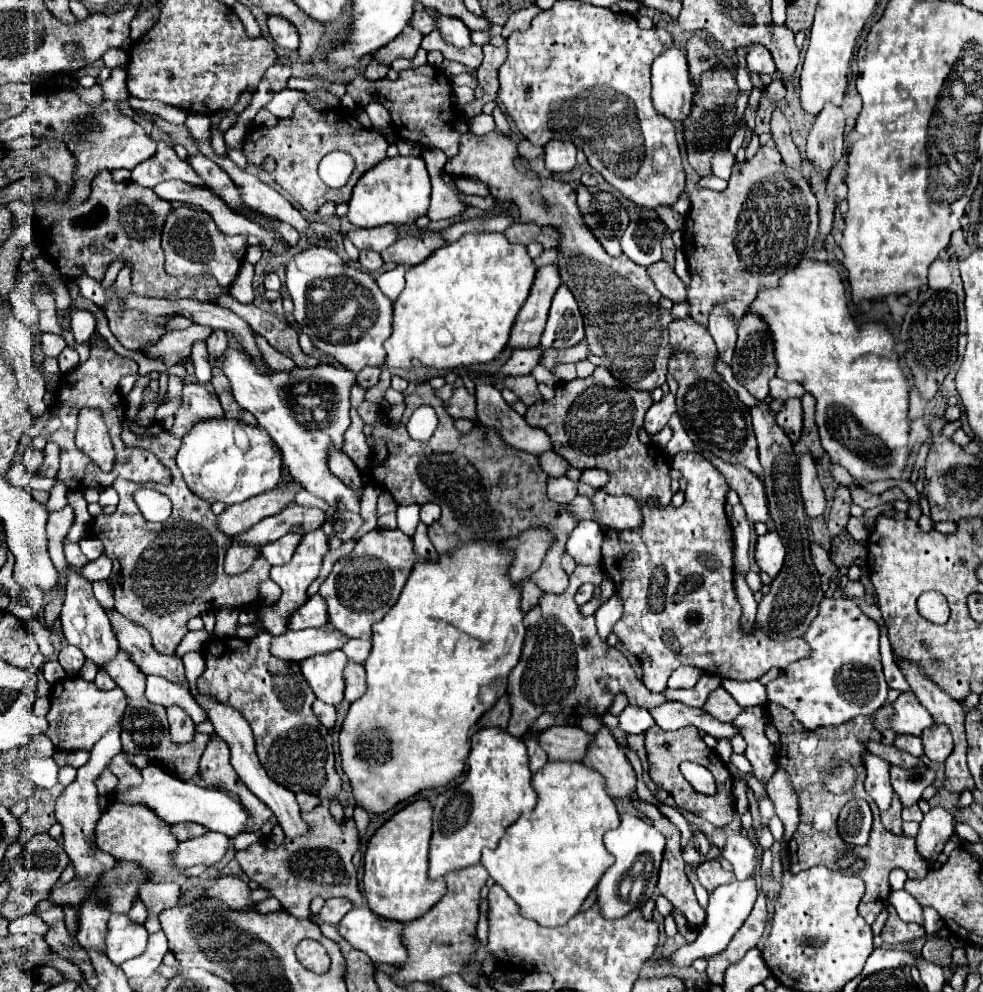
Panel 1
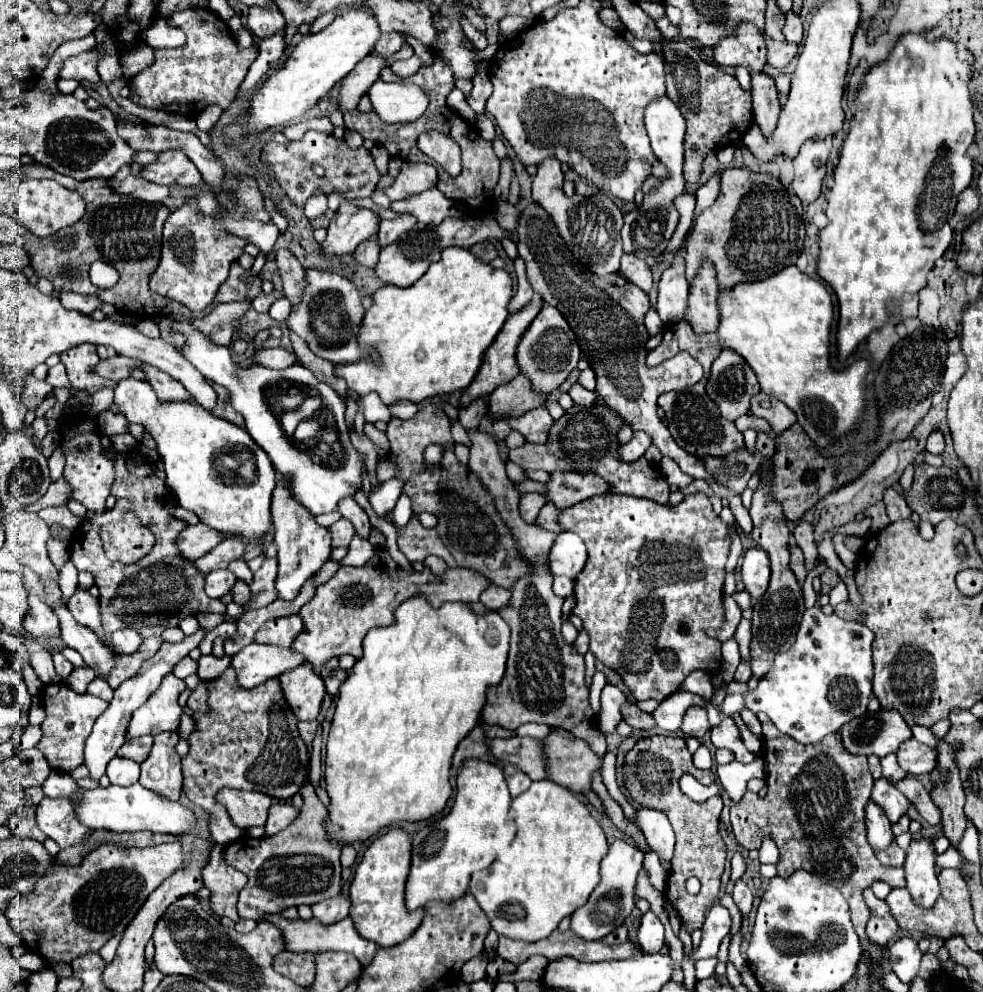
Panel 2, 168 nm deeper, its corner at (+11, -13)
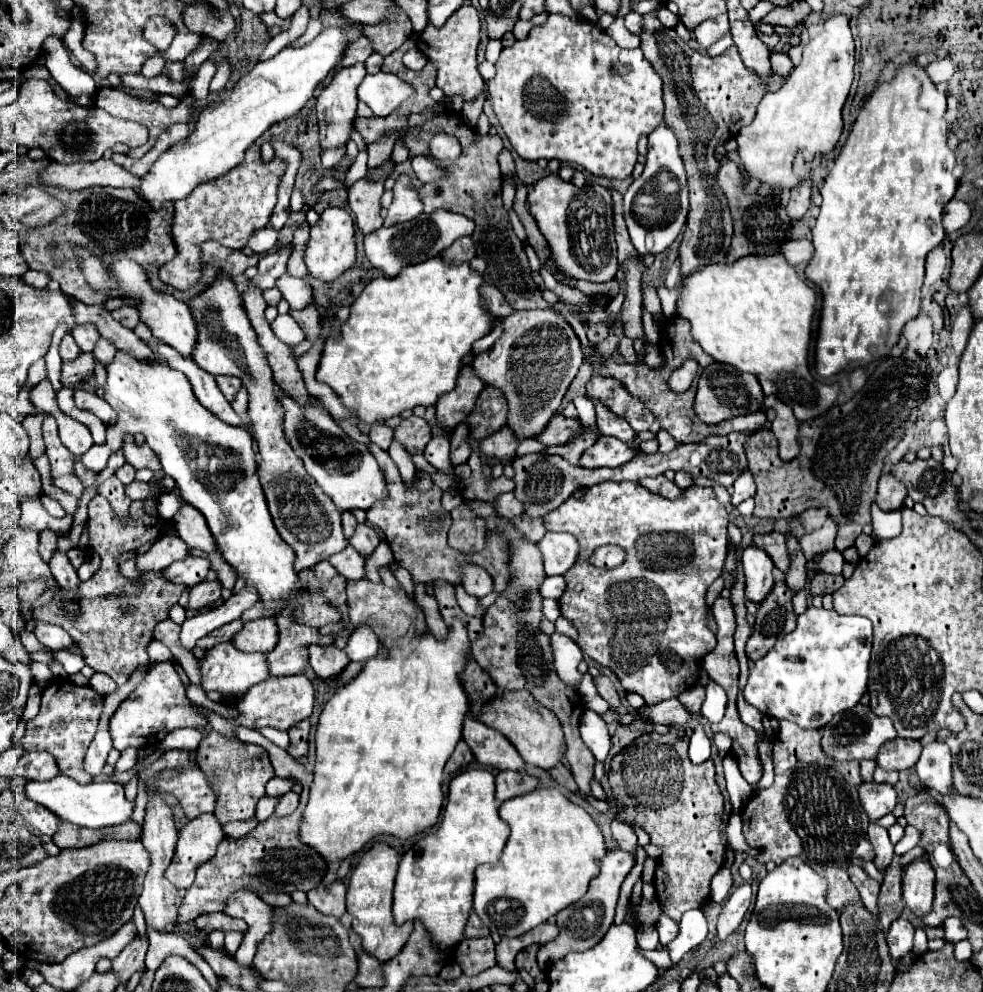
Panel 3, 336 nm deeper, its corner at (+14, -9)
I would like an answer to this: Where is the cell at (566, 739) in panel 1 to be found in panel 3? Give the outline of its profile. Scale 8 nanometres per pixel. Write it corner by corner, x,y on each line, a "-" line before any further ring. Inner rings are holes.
470,714
464,718
462,738
480,764
498,770
522,770
526,764
516,748
502,734
474,720

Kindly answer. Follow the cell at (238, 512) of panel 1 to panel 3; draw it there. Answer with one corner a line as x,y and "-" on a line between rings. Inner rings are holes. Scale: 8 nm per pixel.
160,536
152,548
136,558
136,570
150,572
150,570
162,570
170,566
176,560
184,560
188,556
188,546
182,538
176,536

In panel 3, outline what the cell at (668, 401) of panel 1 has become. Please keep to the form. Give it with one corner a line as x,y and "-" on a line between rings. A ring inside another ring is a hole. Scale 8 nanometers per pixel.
600,436
580,458
580,468
618,468
634,458
636,450
612,436

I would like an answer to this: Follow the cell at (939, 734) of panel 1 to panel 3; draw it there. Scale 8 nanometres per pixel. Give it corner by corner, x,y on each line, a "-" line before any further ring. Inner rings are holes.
894,738
878,750
876,764
882,766
882,770
896,770
896,772
908,770
914,768
914,764
920,758
920,752
922,752
920,742

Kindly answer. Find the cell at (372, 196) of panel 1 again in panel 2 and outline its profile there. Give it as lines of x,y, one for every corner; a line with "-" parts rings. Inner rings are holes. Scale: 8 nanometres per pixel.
345,202
339,206
327,232
327,240
323,242
323,250
327,254
353,254
361,242
379,232
379,214
375,210

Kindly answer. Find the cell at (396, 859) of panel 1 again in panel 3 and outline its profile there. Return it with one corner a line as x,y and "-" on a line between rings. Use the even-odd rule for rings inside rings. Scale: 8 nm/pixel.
378,842
362,856
348,884
346,908
348,914
352,916
352,930
360,936
362,948
368,954
374,954
374,958
378,958
378,962
382,964
394,958
412,934
412,922
406,922
404,926
396,926
392,918
392,890
394,890
396,870
398,870
396,850
384,842

